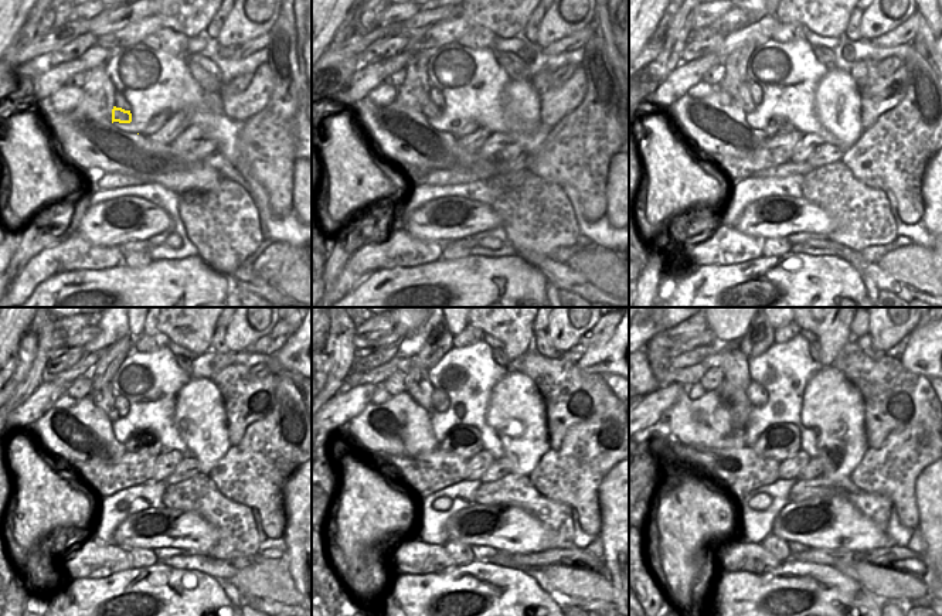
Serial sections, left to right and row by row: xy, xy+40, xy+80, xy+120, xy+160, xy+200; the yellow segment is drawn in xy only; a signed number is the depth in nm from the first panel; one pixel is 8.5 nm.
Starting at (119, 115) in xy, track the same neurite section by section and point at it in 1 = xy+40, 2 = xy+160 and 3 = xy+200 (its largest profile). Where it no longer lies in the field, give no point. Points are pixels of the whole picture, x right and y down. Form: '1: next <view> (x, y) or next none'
1: next xy+40 (431, 111)
2: next xy+160 (418, 387)
3: next xy+200 (734, 364)

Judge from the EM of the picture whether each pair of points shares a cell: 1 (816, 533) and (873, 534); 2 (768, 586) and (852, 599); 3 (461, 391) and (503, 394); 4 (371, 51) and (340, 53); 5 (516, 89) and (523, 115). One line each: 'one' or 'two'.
1: one
2: one
3: two
4: two
5: one

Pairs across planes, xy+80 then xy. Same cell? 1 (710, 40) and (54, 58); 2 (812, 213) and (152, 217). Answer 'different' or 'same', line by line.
1: same
2: same

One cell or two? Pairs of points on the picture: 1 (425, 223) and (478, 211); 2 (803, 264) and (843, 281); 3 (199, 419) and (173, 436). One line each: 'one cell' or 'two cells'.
1: one cell
2: one cell
3: two cells

